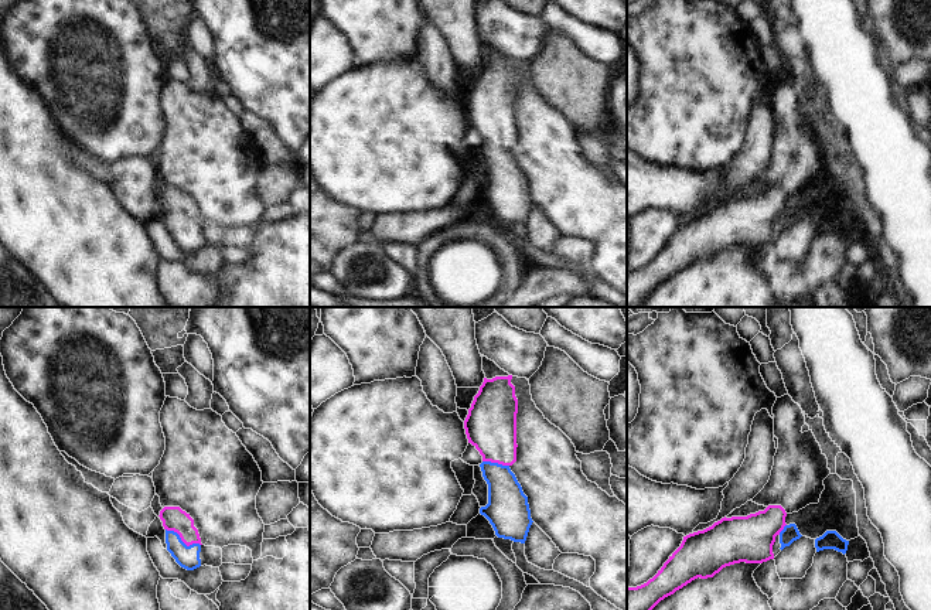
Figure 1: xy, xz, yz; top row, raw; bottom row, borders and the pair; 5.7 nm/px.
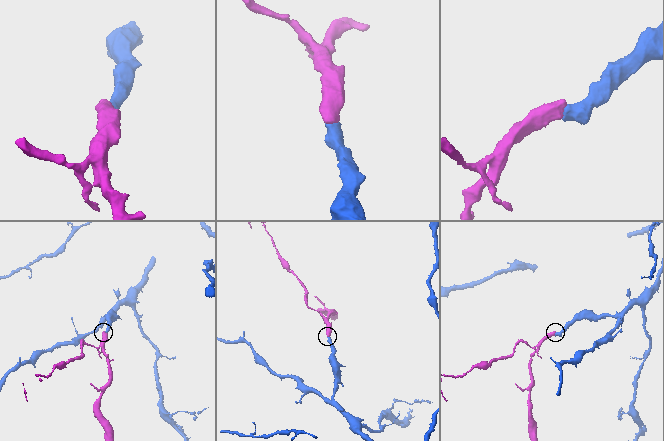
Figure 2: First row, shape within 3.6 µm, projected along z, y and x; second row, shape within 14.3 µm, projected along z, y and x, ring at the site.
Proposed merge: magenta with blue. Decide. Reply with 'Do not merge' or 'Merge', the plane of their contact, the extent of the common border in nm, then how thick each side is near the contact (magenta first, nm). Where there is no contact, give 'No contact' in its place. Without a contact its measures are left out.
Merge. Touches magenta in xy. Shared border 220 nm. Thickness 140 nm (magenta) against 130 nm.

